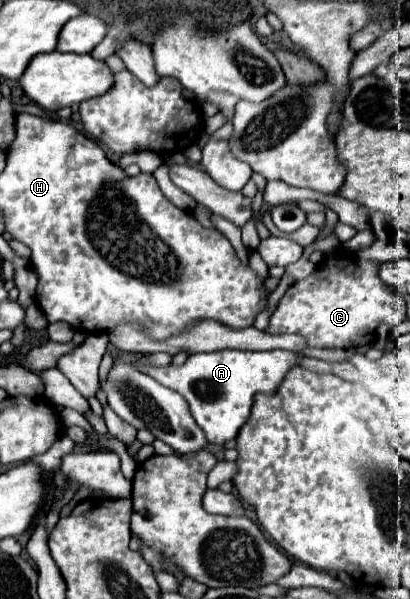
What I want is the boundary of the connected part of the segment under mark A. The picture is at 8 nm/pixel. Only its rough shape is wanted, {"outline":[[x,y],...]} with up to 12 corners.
{"outline":[[224,350],[132,366],[188,402],[208,442],[234,440],[296,352]]}

